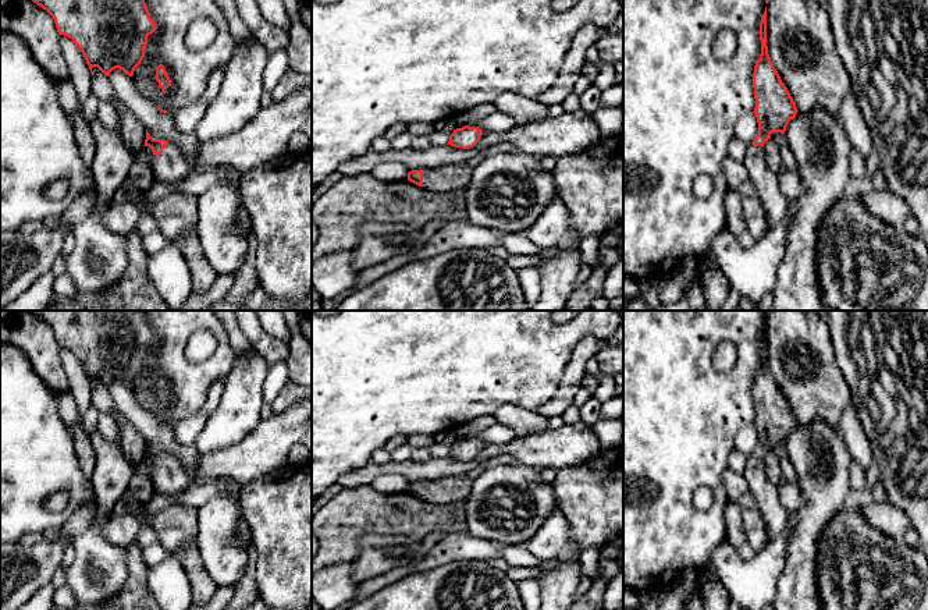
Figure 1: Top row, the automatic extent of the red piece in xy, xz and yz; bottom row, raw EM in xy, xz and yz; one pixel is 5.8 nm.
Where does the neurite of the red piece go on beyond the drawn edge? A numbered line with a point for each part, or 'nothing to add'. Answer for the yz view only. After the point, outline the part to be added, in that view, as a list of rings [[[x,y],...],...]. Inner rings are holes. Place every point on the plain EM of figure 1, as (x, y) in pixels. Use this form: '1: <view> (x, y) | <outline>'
1: yz (765, 495) | [[[749,455],[743,472],[749,483],[749,493],[755,500],[768,531],[768,542],[778,536],[786,526],[789,513],[782,506],[776,486],[767,479],[761,457]]]

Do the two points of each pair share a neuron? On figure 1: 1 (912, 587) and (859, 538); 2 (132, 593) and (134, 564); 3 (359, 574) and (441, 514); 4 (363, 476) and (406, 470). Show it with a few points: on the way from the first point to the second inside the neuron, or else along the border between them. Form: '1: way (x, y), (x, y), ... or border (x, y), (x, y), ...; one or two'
1: way (899, 578), (871, 550); one
2: way (135, 587), (135, 571); one
3: border (377, 532), (402, 534), (420, 542); two
4: way (374, 471), (395, 468); one

